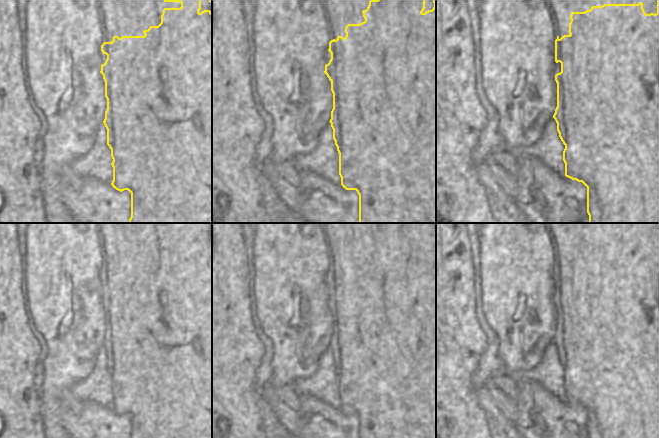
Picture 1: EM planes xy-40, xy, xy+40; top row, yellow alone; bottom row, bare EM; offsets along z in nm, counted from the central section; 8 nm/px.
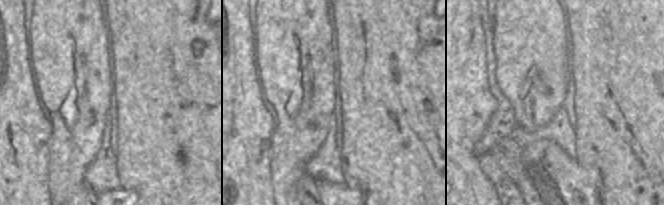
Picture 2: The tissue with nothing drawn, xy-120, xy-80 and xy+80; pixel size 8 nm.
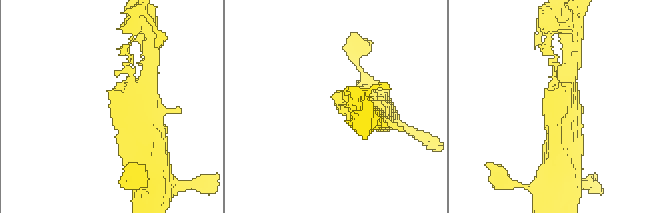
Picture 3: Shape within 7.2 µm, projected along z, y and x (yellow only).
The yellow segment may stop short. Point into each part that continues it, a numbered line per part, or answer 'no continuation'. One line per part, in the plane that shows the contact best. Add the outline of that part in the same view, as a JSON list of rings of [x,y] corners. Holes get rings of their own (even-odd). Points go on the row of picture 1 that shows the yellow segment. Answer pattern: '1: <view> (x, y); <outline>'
no continuation

